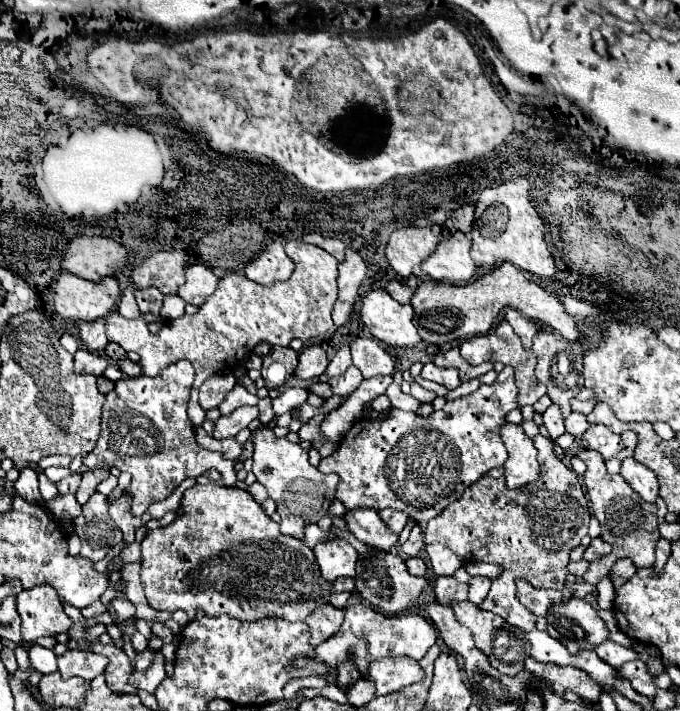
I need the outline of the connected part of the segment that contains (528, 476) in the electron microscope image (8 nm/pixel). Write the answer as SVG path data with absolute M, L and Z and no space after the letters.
M519 424L503 426L503 444L509 452L505 468L507 488L515 490L527 486L539 478L539 462L533 440L523 432Z

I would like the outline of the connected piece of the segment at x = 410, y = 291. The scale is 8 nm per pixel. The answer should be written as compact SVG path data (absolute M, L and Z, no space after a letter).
M411 276L407 282L403 280L393 280L393 282L389 282L387 284L387 292L397 300L397 302L401 302L401 304L407 304L411 298L413 298L413 294L415 294L415 290L417 290L417 286L419 286L419 282L417 282L417 278L415 276Z

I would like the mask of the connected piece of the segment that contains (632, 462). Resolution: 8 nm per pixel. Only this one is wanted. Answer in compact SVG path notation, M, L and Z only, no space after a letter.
M627 458L623 460L621 474L643 500L647 500L649 504L655 504L655 500L659 498L659 480L651 468L637 464L635 458Z

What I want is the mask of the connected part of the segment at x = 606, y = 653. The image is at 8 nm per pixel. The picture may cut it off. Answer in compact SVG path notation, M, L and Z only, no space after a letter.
M605 640L599 648L595 648L595 652L599 658L603 658L613 668L621 668L625 662L639 660L639 654L633 648L623 648L623 646L615 644L613 640Z

